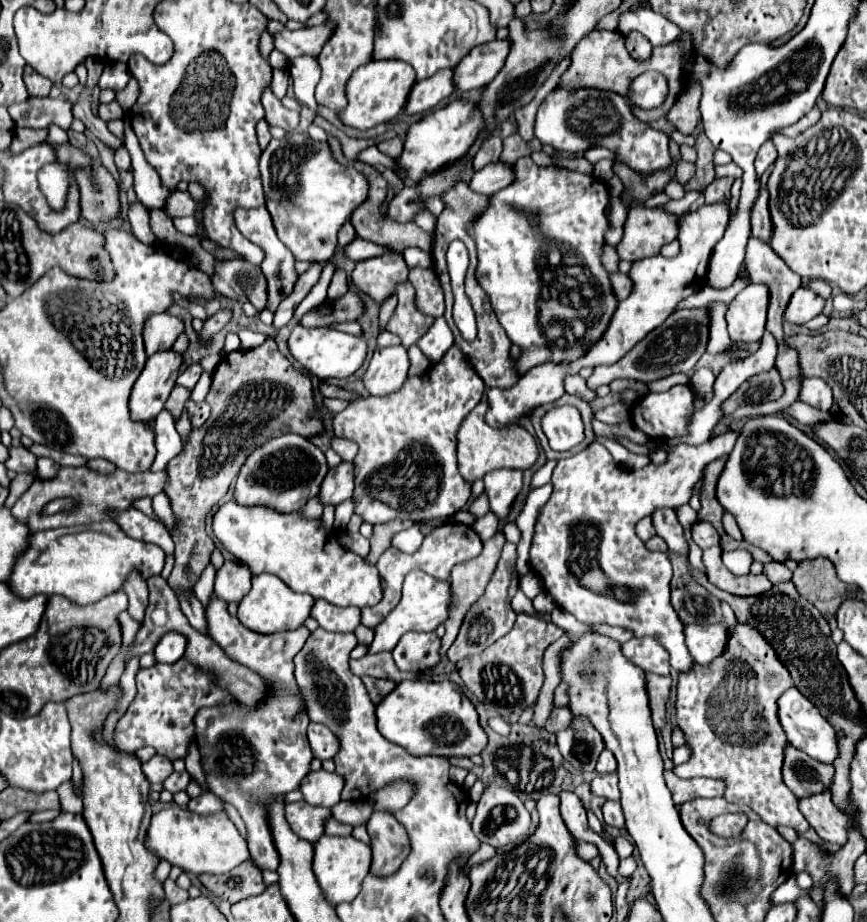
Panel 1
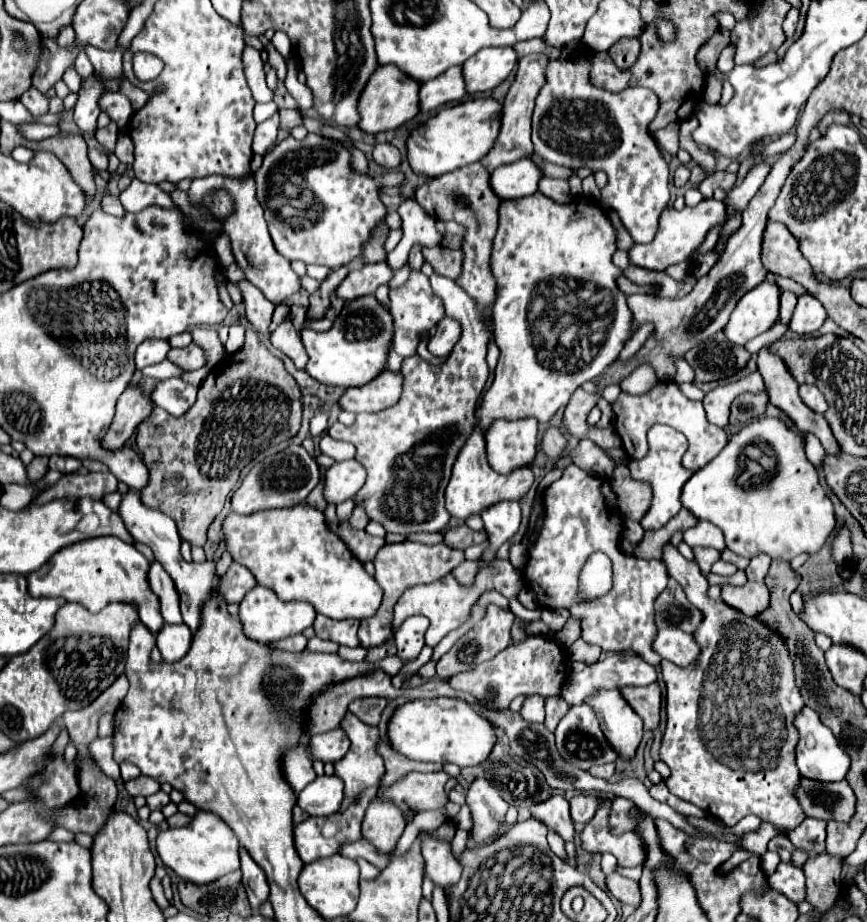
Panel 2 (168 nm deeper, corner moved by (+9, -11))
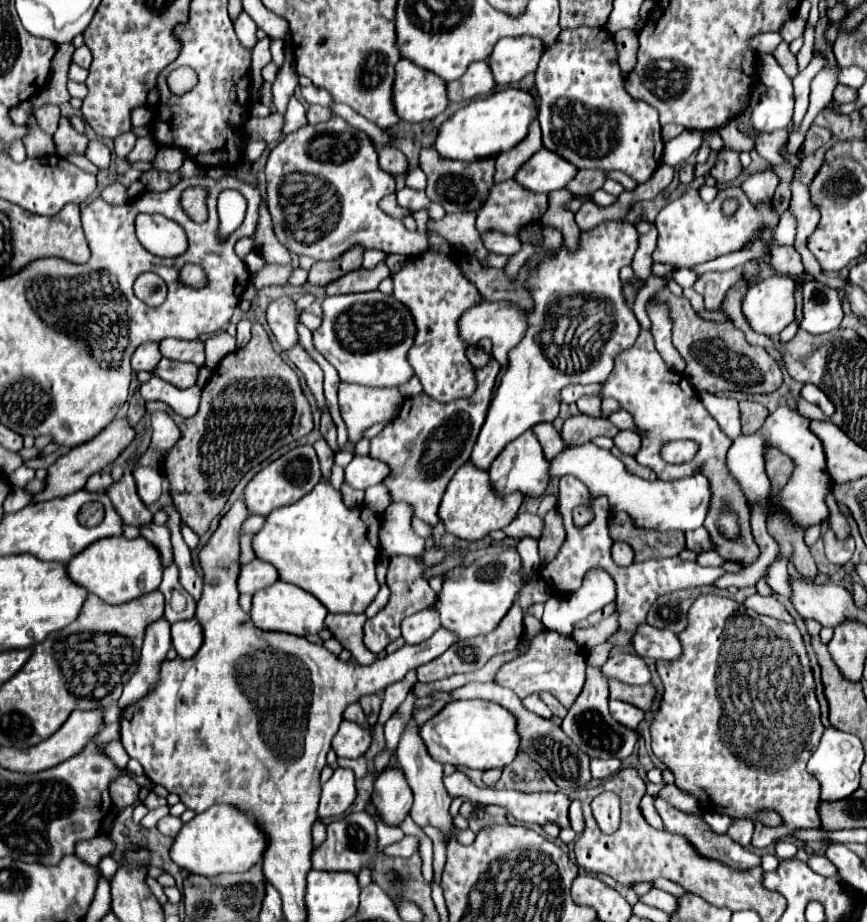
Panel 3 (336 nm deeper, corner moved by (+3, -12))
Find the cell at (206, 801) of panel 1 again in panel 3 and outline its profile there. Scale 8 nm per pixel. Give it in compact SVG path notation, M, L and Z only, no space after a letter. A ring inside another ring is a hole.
M166 815L164 819L158 821L158 831L164 833L164 835L170 835L170 837L176 837L178 831L182 829L182 819L180 817L172 817L172 815Z

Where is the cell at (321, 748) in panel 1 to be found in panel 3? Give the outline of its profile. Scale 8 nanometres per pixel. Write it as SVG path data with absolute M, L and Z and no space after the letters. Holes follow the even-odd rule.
M342 721L338 733L332 739L332 749L336 751L338 757L348 757L348 759L358 759L368 751L372 743L372 735L362 729L358 723L352 721Z

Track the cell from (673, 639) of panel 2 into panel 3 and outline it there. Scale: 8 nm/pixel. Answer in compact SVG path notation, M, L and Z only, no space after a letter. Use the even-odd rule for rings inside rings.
M642 625L634 637L634 649L640 657L678 659L682 655L680 637L668 629Z

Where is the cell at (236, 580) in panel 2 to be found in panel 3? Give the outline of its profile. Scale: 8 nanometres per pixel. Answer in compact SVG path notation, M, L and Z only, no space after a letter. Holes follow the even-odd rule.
M254 559L248 565L242 565L242 571L238 575L238 593L254 595L256 591L276 583L276 579L278 579L278 575L272 565L264 563L260 559Z

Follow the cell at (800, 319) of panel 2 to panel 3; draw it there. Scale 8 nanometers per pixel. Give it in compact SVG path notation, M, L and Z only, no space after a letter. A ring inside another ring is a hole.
M818 281L804 283L804 309L802 311L804 311L804 319L800 321L800 327L808 333L834 331L844 317L838 291Z

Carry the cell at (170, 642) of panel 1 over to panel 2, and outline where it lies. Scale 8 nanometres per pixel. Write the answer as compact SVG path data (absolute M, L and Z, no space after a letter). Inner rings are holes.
M164 624L158 632L158 648L166 662L178 662L186 656L192 644L192 632L186 624Z

